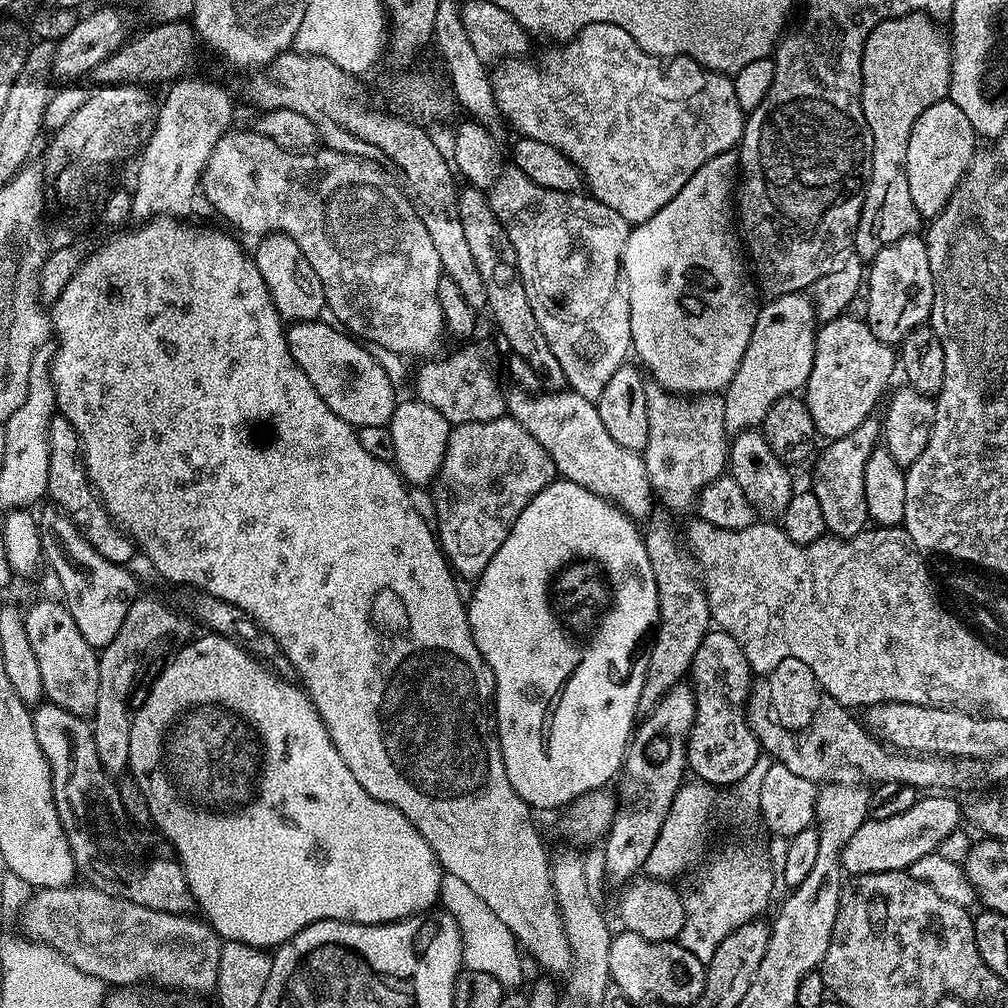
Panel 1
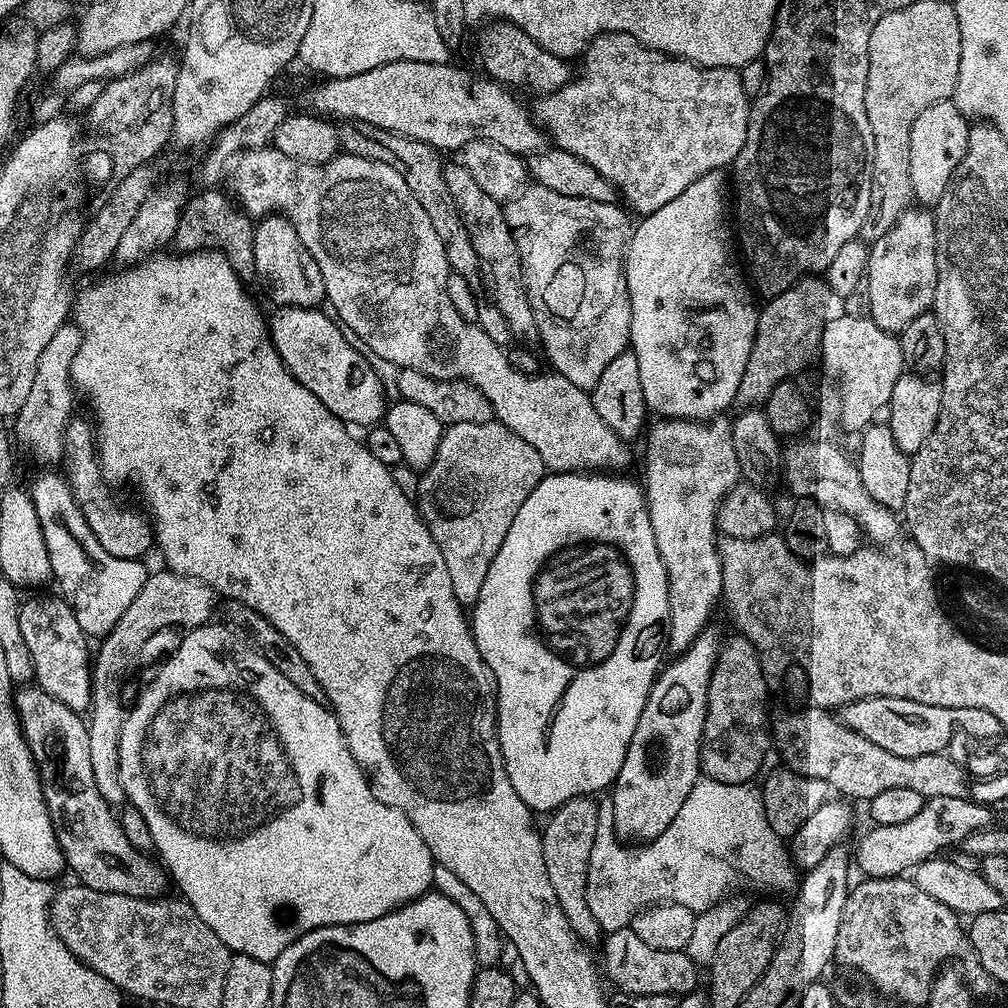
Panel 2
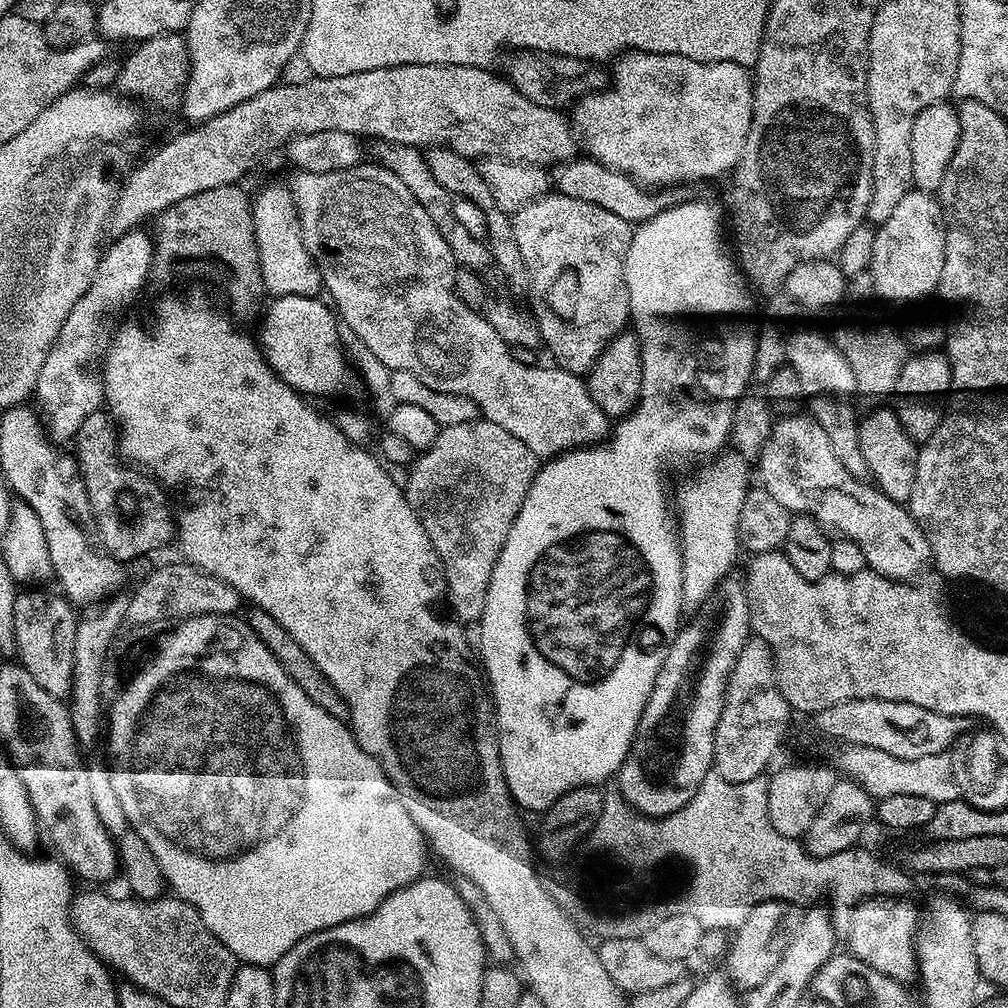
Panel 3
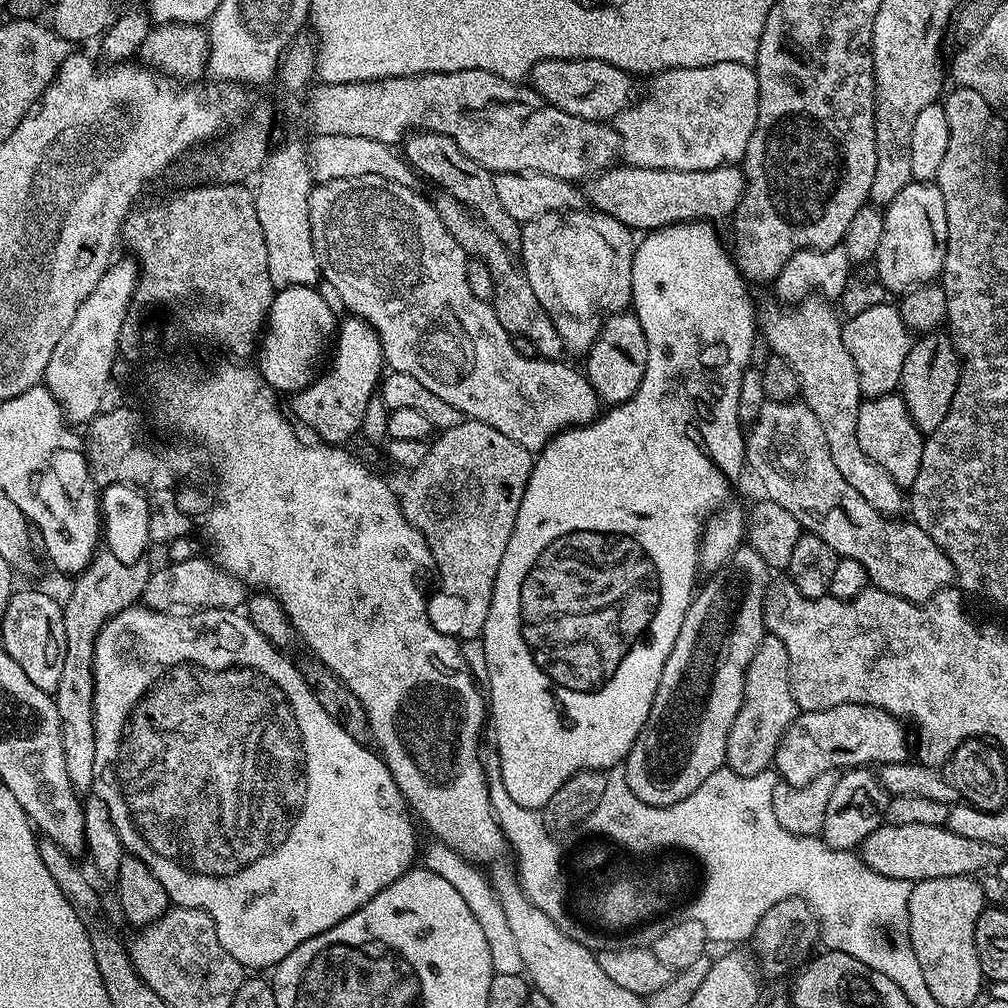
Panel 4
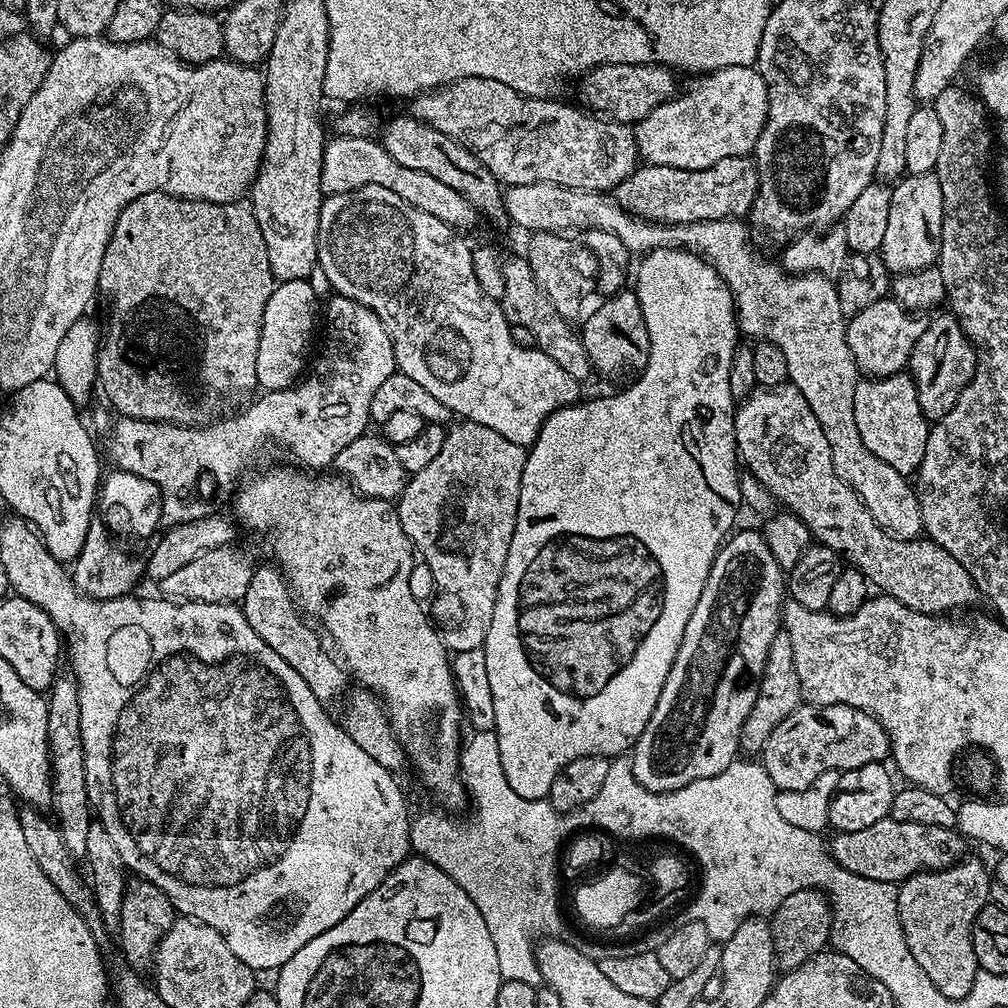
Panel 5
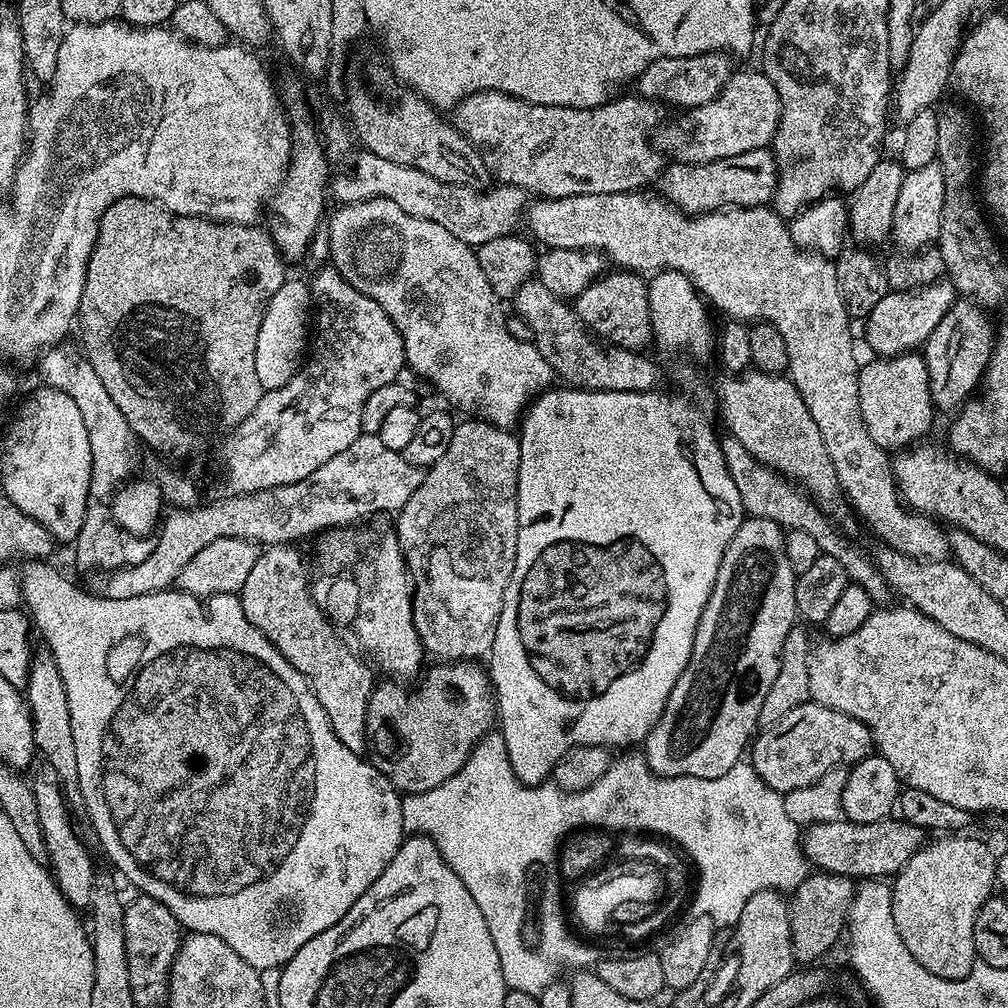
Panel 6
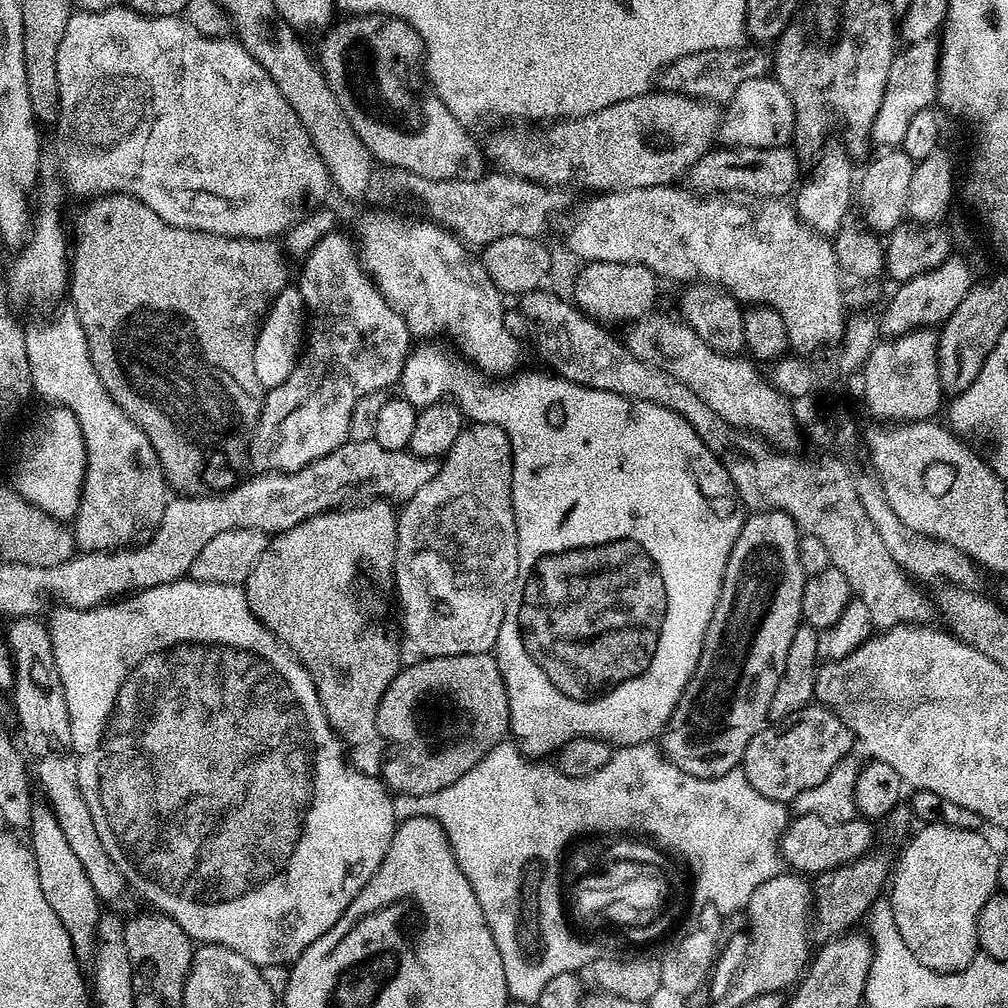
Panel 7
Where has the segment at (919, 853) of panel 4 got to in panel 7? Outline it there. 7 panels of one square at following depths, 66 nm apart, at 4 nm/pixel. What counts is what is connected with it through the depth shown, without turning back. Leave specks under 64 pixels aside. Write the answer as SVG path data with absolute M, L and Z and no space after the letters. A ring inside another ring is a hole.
M796 816L785 828L780 838L780 854L789 869L800 874L819 874L834 870L843 864L849 864L859 856L873 851L872 828L867 819L857 818L846 822L826 822L826 818L813 816Z

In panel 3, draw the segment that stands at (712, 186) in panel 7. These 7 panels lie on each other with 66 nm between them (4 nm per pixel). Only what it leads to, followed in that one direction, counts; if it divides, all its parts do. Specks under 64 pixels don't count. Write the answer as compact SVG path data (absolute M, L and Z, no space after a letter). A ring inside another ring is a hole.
M573 158L563 164L555 165L550 172L550 184L555 191L566 198L578 198L578 202L590 202L590 206L602 206L610 214L618 214L626 223L639 226L645 220L654 218L659 212L677 203L678 196L672 190L649 190L637 180L631 180L626 174L598 163L591 158Z

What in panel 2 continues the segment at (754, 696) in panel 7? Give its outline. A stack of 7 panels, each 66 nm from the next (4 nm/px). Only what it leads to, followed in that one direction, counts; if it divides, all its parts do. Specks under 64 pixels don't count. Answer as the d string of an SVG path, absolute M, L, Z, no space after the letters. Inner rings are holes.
M715 626L703 628L694 638L694 642L675 657L673 664L665 663L661 667L656 681L652 684L652 692L648 696L646 706L642 710L642 718L638 718L638 726L634 726L634 738L630 738L630 746L626 750L626 758L618 770L616 780L611 786L612 827L616 835L626 842L647 842L658 838L670 822L674 822L678 810L682 810L682 802L690 796L697 780L701 779L700 748L704 744L704 723L706 722L706 706L710 678L720 657L722 636Z

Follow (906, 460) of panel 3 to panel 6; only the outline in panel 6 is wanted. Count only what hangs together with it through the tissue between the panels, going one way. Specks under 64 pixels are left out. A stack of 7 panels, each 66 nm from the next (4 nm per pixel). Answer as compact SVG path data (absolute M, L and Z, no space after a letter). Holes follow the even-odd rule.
M903 352L900 356L872 358L865 368L863 365L858 371L858 410L862 410L866 434L879 448L907 450L923 441L932 428L934 415L923 355Z

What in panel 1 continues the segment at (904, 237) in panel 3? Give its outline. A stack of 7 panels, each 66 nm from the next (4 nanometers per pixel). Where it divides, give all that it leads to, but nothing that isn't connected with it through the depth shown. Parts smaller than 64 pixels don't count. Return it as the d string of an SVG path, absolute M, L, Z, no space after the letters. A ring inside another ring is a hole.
M913 234L890 242L870 261L866 272L868 315L866 322L884 344L899 345L916 328L929 323L934 306L934 274L930 270L925 237Z

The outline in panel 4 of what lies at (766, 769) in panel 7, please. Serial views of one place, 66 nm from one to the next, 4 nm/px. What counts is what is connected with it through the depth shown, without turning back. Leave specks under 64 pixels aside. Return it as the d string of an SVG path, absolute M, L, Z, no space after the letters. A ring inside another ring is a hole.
M839 704L830 706L826 710L800 712L794 718L794 722L790 722L786 734L782 734L782 738L778 742L774 771L783 783L797 788L818 778L818 774L823 772L902 763L907 761L910 756L910 744L908 748L908 736L904 733L903 727L905 728L905 725L897 717L891 716L878 706L869 704Z

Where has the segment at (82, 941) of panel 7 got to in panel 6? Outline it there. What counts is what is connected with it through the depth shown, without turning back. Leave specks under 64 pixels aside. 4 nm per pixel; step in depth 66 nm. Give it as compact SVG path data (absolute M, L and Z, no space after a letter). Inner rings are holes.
M59 783L32 784L38 806L38 822L42 822L42 830L46 838L46 850L48 851L48 864L53 880L60 888L60 893L68 899L68 903L77 910L87 909L92 903L92 891L94 890L94 878L97 865L92 865L92 856L88 853L86 845L80 841L76 828L72 825L70 805L64 795L64 789Z

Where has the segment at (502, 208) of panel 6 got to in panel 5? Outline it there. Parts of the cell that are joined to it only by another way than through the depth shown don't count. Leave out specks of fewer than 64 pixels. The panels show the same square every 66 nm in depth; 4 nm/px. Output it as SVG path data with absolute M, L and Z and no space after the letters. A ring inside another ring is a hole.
M333 135L324 146L324 165L322 166L322 190L325 196L346 194L358 190L362 186L386 186L386 190L394 190L398 198L406 198L410 206L418 210L426 210L426 214L434 214L438 222L446 222L452 228L465 230L472 228L478 221L476 207L458 190L450 190L446 182L438 182L431 174L422 174L422 170L410 170L410 166L398 166L394 158L390 158L383 143L372 136Z

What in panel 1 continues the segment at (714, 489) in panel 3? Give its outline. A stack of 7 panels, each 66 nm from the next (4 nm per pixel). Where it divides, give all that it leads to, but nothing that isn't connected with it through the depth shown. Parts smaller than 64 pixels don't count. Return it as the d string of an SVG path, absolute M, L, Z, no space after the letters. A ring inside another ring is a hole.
M652 382L646 387L648 399L648 421L650 422L650 438L643 450L646 470L650 478L650 486L655 499L660 500L668 508L680 512L683 508L691 509L700 491L719 476L725 475L728 468L728 450L730 433L724 427L724 402L716 394L696 394L689 398L684 394L665 392L659 384ZM660 524L652 533L644 536L644 545L646 554L650 554L650 567L654 570L660 611L659 621L651 637L652 649L648 652L648 664L644 668L644 685L640 694L639 707L650 710L672 687L689 675L694 654L698 654L702 638L710 631L712 615L701 577L689 553L680 552L675 534L666 525Z

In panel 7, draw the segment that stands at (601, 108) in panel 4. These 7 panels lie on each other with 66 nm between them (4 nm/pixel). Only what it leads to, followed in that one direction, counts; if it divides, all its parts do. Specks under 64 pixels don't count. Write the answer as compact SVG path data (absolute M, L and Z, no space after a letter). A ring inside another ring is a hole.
M741 46L739 48L719 48L718 50L698 50L694 54L686 54L660 69L658 84L665 92L682 94L695 100L706 100L717 106L727 105L732 95L742 86L742 82L750 82L750 78L768 76L774 68L774 56L764 46Z

